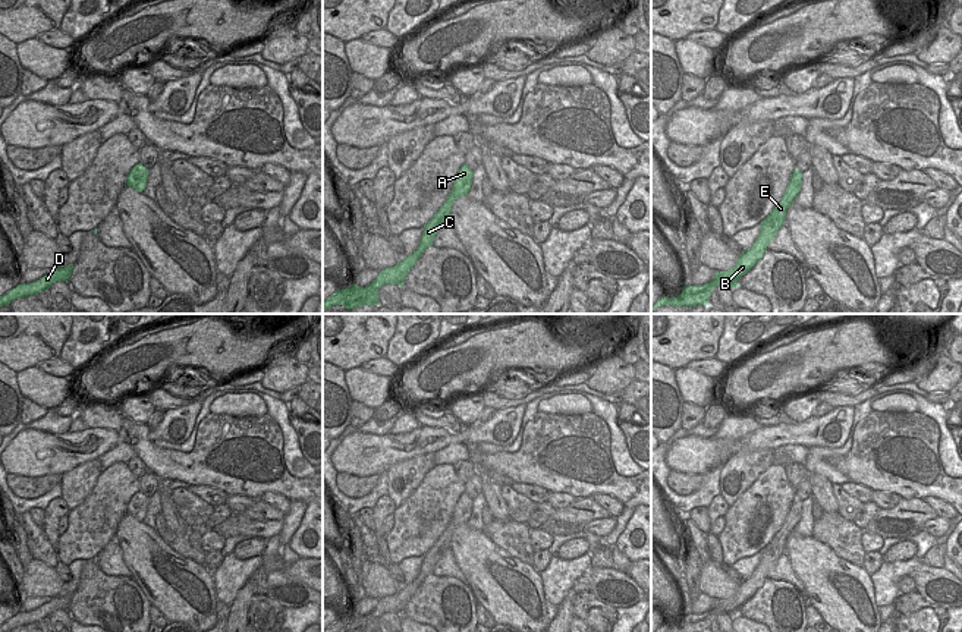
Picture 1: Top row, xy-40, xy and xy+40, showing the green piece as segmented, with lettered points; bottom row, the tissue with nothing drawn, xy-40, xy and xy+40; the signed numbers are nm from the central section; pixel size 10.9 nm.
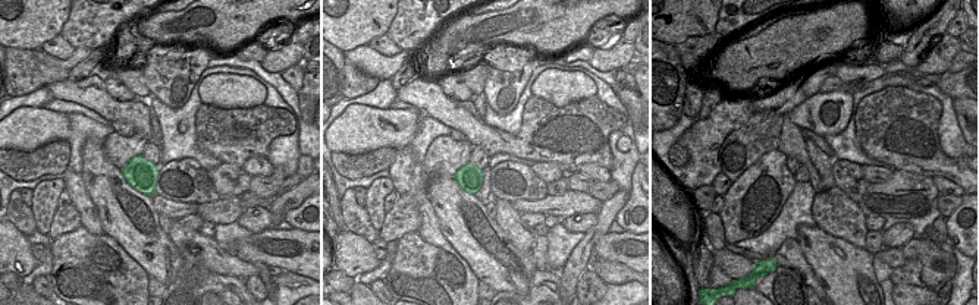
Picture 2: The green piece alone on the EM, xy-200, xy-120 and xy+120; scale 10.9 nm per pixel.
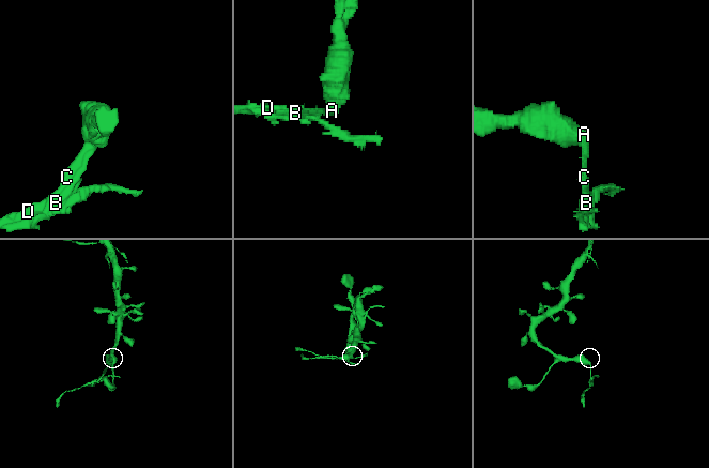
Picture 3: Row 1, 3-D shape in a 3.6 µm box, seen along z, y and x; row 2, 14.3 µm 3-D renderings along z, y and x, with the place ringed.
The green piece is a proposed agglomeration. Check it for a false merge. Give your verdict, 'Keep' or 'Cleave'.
Cleave.

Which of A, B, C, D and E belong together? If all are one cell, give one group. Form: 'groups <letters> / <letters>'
groups A E / B C D

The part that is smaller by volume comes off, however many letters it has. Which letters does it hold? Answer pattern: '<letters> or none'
B, C, D

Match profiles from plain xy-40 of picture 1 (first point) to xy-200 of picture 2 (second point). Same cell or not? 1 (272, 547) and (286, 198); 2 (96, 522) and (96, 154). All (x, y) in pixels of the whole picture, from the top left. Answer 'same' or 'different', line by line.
1: same
2: different

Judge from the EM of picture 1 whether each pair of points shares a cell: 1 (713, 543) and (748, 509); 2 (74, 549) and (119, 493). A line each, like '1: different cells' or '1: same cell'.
1: different cells
2: same cell

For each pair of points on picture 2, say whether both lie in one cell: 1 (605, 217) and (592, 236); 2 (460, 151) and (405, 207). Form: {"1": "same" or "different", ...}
{"1": "same", "2": "same"}

